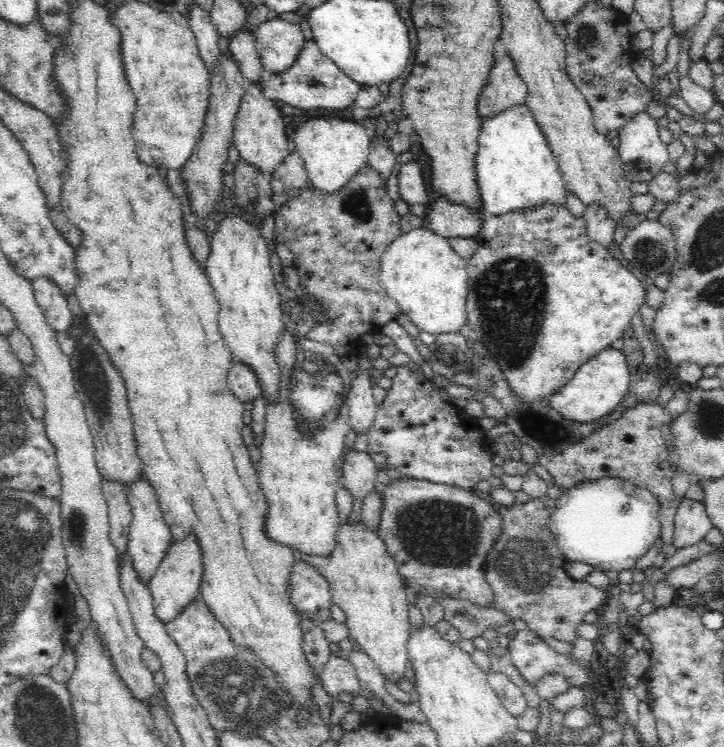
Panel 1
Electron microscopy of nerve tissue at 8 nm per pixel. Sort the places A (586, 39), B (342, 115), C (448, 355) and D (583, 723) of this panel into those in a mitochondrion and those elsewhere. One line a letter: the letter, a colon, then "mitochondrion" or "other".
A: mitochondrion
B: other
C: mitochondrion
D: other

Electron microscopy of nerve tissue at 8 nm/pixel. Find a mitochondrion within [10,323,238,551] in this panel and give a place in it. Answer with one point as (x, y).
(93, 383)

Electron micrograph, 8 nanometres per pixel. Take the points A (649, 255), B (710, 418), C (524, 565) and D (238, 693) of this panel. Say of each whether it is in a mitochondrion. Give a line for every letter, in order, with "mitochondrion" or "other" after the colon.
A: mitochondrion
B: mitochondrion
C: mitochondrion
D: mitochondrion

